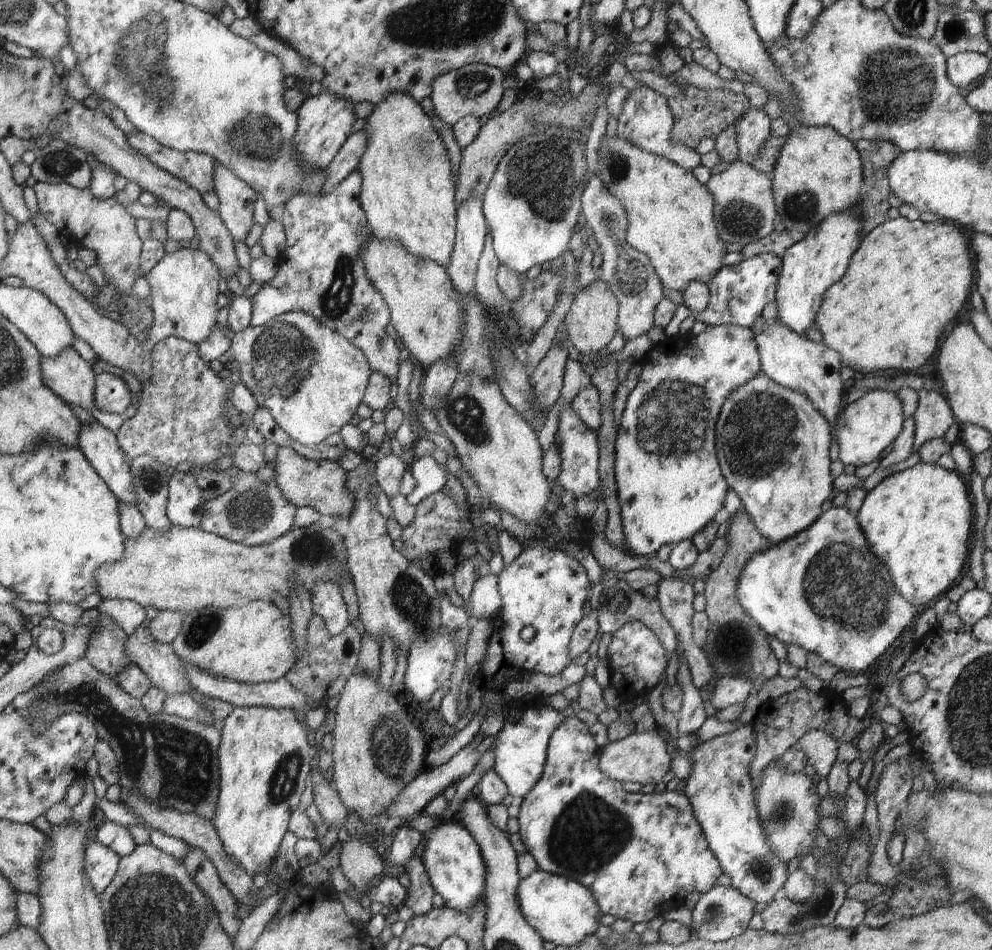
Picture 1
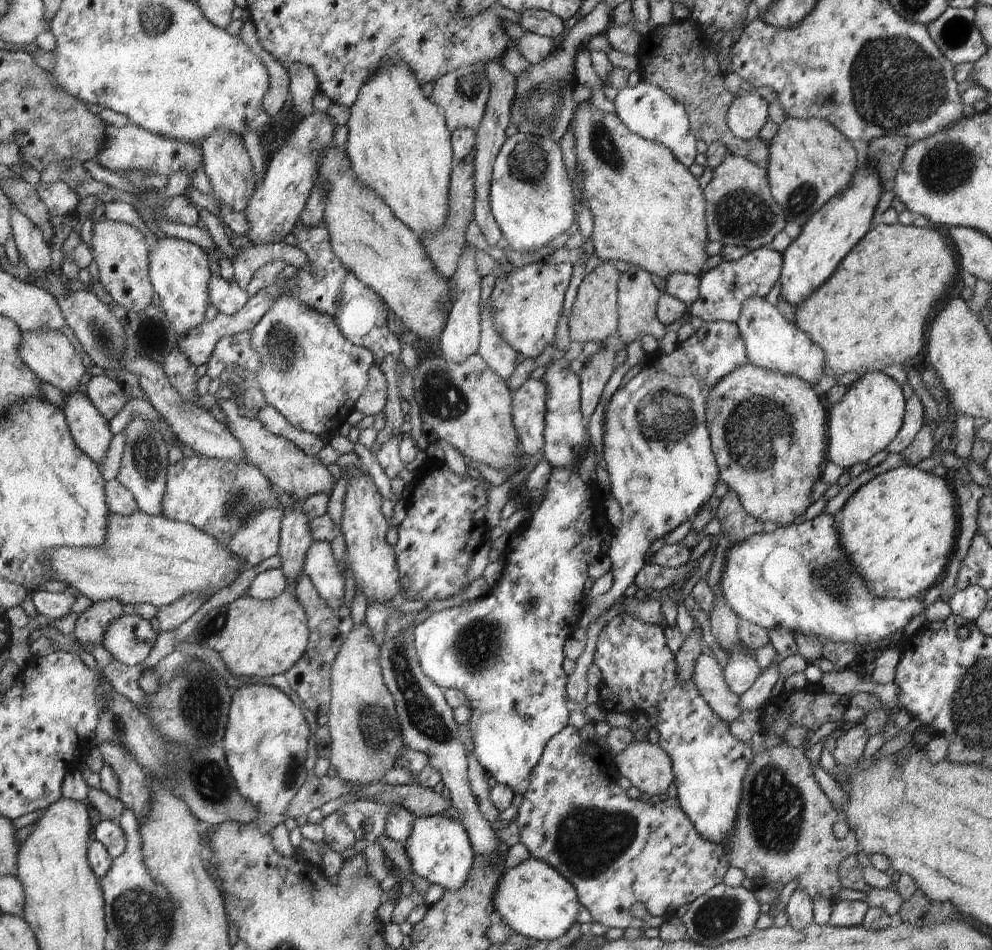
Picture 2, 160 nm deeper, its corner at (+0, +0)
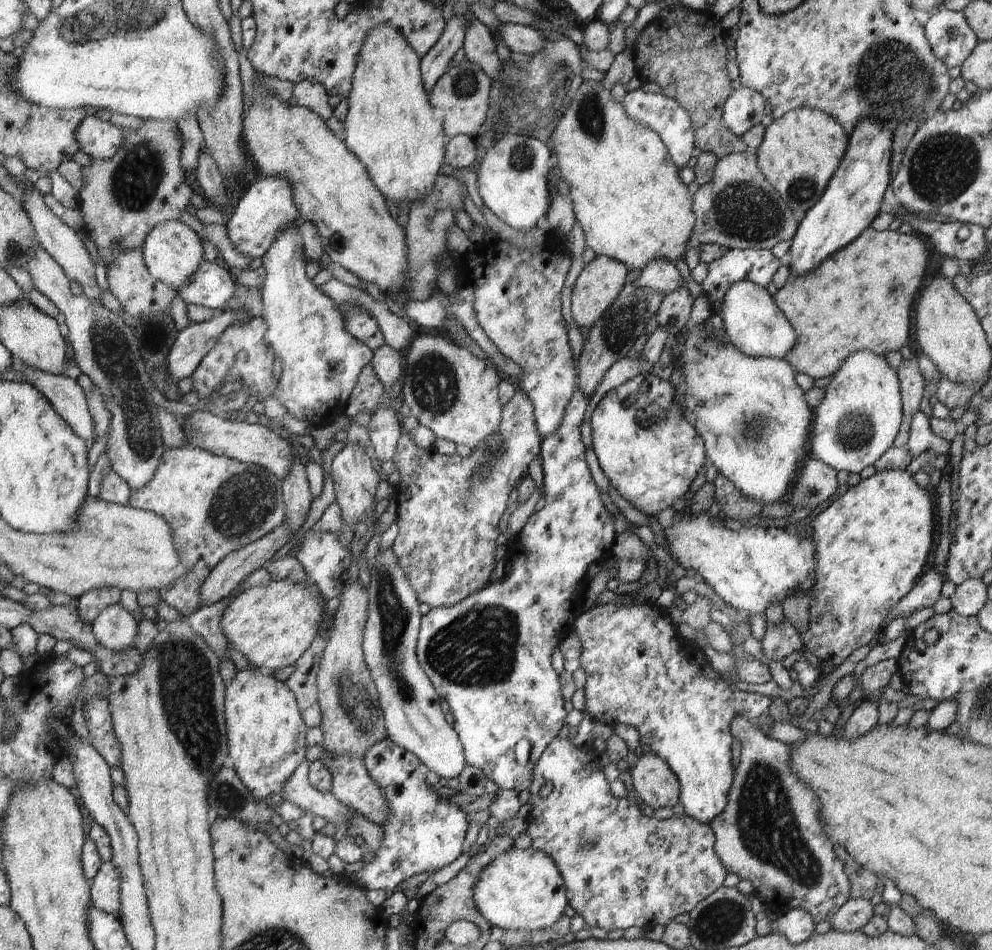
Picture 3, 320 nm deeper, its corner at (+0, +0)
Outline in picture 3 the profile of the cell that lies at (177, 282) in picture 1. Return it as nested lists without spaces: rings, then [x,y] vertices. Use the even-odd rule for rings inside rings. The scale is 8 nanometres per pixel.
[[[170,219],[152,227],[146,235],[143,245],[143,259],[148,272],[175,290],[181,288],[196,272],[198,266],[204,260],[201,238],[195,230],[187,224],[176,219]]]

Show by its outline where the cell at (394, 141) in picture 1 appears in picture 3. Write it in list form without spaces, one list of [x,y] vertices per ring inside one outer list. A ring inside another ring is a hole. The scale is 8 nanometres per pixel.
[[[392,25],[375,26],[365,34],[357,56],[348,98],[348,113],[343,122],[346,148],[365,166],[371,181],[386,200],[412,201],[425,197],[433,189],[434,179],[443,165],[445,144],[443,118],[430,103],[423,85],[421,58]]]

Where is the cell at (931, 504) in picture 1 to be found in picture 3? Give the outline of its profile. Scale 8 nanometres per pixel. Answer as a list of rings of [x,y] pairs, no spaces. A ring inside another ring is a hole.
[[[878,471],[871,477],[861,480],[859,484],[850,487],[842,497],[834,500],[833,504],[824,512],[816,515],[810,524],[810,534],[813,537],[815,570],[812,592],[810,592],[809,605],[809,630],[801,634],[803,646],[818,657],[825,671],[836,669],[854,650],[873,644],[880,639],[886,617],[896,607],[898,602],[914,588],[919,576],[924,572],[930,548],[932,548],[932,530],[934,530],[934,513],[937,505],[934,505],[926,488],[921,488],[912,479],[912,474],[904,471]]]

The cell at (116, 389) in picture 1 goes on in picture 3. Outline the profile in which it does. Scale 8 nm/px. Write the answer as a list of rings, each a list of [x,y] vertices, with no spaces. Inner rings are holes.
[[[81,374],[75,379],[86,395],[88,410],[94,423],[95,437],[93,440],[95,442],[100,440],[106,432],[109,432],[111,412],[106,408],[100,391],[88,376]]]

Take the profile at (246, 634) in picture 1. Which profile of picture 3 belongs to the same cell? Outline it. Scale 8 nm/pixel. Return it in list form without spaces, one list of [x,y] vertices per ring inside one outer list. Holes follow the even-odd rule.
[[[288,579],[270,581],[268,585],[257,585],[242,591],[230,604],[221,621],[223,634],[227,642],[242,652],[250,664],[266,672],[295,664],[310,648],[316,638],[323,620],[323,604],[319,588],[312,581],[307,587],[304,583],[293,583]]]

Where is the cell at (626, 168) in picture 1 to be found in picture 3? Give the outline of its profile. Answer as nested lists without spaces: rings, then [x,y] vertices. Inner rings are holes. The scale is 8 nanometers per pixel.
[[[582,81],[576,94],[573,96],[571,103],[561,116],[559,123],[550,133],[548,142],[545,142],[552,154],[557,160],[557,167],[562,180],[566,180],[569,184],[569,195],[567,200],[572,202],[573,212],[576,220],[580,222],[582,230],[585,232],[585,244],[588,248],[592,248],[595,256],[602,255],[613,258],[622,264],[625,264],[630,270],[642,270],[643,266],[655,258],[665,258],[674,262],[676,259],[684,256],[686,248],[688,248],[689,236],[691,235],[693,226],[695,225],[695,216],[692,212],[692,197],[688,194],[688,187],[680,180],[679,168],[673,163],[668,150],[662,139],[653,130],[644,126],[641,122],[631,119],[625,113],[624,107],[617,102],[606,89],[604,81]]]

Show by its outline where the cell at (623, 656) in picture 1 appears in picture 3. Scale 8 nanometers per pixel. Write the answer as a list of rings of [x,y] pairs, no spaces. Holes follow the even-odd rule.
[[[638,598],[638,601],[628,602],[627,605],[620,603],[606,603],[604,605],[595,605],[591,609],[584,611],[574,622],[574,630],[581,642],[580,653],[580,668],[586,673],[586,683],[584,684],[584,708],[581,710],[582,714],[586,713],[594,721],[604,722],[615,726],[616,724],[626,724],[626,726],[634,726],[638,730],[641,742],[648,744],[651,752],[658,755],[662,760],[665,760],[670,767],[670,770],[676,775],[679,785],[681,786],[680,804],[684,806],[685,812],[698,822],[710,824],[714,817],[726,808],[728,790],[730,790],[734,768],[732,766],[731,744],[733,736],[731,735],[731,722],[737,716],[744,716],[750,718],[748,711],[765,712],[770,706],[771,698],[760,693],[749,693],[741,691],[735,684],[728,684],[728,679],[723,674],[714,670],[710,663],[705,658],[700,647],[694,646],[686,638],[681,636],[678,631],[678,626],[670,618],[666,608],[661,610],[655,603],[643,601]]]

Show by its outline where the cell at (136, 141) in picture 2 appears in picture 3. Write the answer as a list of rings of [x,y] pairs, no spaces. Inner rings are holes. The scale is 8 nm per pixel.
[[[92,115],[82,119],[78,128],[75,128],[74,136],[88,156],[104,160],[112,158],[117,152],[125,133],[120,127]]]

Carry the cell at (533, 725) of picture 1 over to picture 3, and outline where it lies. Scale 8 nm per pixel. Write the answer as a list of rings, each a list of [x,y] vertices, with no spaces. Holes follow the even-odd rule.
[[[580,390],[572,393],[569,403],[566,405],[561,425],[558,430],[555,430],[549,437],[542,439],[542,446],[539,457],[542,458],[543,470],[543,484],[542,497],[544,497],[545,504],[541,510],[534,511],[527,520],[525,526],[519,533],[508,543],[509,555],[512,562],[510,572],[502,578],[502,580],[483,588],[477,593],[472,593],[458,604],[451,607],[431,607],[430,611],[421,618],[421,627],[419,630],[419,637],[417,638],[417,657],[422,670],[430,679],[434,690],[442,700],[448,702],[449,711],[454,716],[454,722],[451,724],[458,734],[460,744],[462,745],[465,761],[467,765],[479,768],[486,775],[487,780],[492,780],[494,784],[501,789],[514,789],[517,793],[521,790],[528,790],[532,784],[533,768],[536,762],[546,747],[558,736],[560,729],[564,726],[564,718],[567,712],[564,710],[565,700],[561,695],[561,686],[559,681],[559,674],[552,667],[552,650],[555,646],[561,643],[561,640],[566,636],[568,630],[574,626],[574,622],[579,616],[581,609],[576,608],[576,602],[579,603],[584,600],[584,593],[588,583],[587,568],[592,563],[602,562],[610,555],[610,549],[614,546],[617,532],[613,525],[613,518],[608,510],[604,507],[602,500],[598,494],[597,484],[591,475],[587,460],[586,447],[580,437],[580,424],[582,424],[583,417],[587,409],[589,398]],[[526,738],[530,743],[530,757],[525,766],[521,766],[516,762],[514,755],[514,746],[519,740]]]

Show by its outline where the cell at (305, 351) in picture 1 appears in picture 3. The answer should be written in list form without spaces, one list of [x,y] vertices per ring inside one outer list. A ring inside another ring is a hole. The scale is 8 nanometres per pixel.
[[[296,224],[288,225],[275,234],[274,241],[262,257],[262,266],[266,270],[266,278],[261,288],[262,318],[267,324],[266,342],[275,350],[275,357],[280,358],[283,368],[276,390],[279,394],[278,400],[295,419],[305,422],[309,427],[318,428],[330,426],[344,414],[347,398],[358,380],[360,371],[371,364],[373,350],[345,329],[345,318],[338,306],[306,277],[307,261],[302,255],[303,241],[300,236]]]

